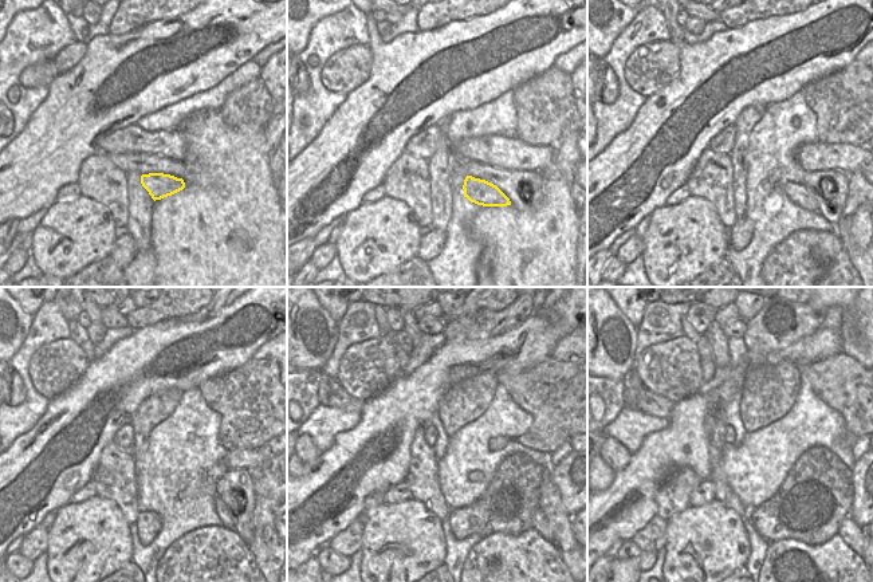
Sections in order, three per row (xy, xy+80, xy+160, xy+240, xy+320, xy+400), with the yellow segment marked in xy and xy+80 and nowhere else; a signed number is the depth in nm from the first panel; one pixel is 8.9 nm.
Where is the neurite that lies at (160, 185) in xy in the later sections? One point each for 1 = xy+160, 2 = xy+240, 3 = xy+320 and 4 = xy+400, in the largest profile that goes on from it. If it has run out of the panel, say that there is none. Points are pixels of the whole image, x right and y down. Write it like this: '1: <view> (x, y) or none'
1: xy+160 (797, 193)
2: xy+240 (223, 511)
3: xy+320 (541, 523)
4: xy+400 (850, 533)

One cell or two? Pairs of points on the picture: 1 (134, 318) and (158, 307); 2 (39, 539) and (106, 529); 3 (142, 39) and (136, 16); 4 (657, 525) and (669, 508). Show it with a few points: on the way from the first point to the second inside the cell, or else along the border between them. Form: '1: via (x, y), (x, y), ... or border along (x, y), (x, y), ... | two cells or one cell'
1: via (140, 318), (153, 313) | one cell
2: border along (50, 529), (44, 553) | two cells
3: border along (169, 18), (149, 22), (128, 32), (109, 35) | two cells
4: border along (656, 515), (665, 520) | two cells

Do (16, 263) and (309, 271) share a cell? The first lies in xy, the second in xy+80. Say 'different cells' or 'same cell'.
different cells

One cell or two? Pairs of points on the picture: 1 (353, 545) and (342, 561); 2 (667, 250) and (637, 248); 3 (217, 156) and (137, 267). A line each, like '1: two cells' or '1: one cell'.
1: two cells
2: two cells
3: two cells

